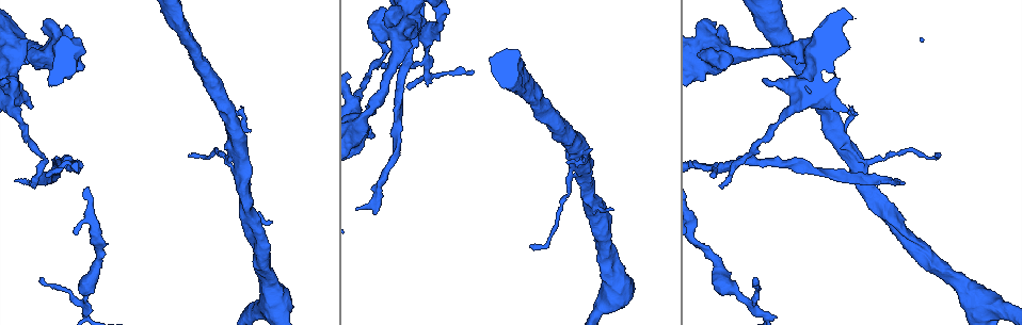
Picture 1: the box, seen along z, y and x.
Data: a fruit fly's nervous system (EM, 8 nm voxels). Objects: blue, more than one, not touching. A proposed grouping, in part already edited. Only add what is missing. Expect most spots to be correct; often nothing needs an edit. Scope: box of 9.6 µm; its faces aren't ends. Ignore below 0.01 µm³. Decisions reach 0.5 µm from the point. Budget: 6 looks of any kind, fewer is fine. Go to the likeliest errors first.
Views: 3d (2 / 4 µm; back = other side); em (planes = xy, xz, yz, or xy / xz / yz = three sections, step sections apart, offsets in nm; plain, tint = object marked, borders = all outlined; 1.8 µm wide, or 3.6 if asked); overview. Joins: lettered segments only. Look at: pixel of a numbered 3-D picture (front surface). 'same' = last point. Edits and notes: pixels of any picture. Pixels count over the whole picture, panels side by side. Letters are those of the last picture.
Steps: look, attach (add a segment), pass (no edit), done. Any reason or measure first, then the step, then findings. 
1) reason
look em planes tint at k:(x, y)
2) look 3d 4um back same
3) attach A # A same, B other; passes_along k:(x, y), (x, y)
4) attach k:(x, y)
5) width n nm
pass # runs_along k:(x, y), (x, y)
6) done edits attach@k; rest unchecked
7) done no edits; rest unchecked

sudden change in width
look 3d 4um back at 1:(732, 52)

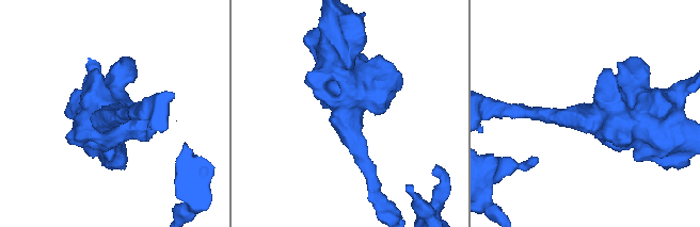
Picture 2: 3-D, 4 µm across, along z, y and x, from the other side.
shape alone is not enough
look em 3.6um xy step 4 borders at 2:(595, 114)

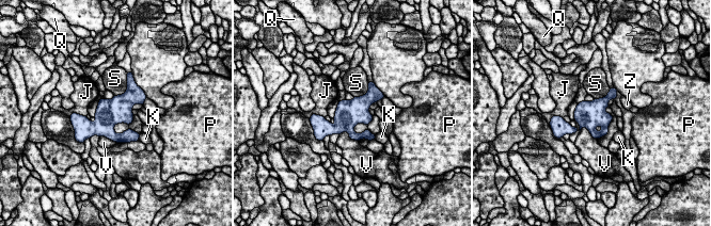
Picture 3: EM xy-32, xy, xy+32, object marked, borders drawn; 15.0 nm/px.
width 400 nm
pass # J other, K other, P other, Q other, S other, V other, Z other; border 3:(581, 127), (585, 127), (597, 140); no lettered segment goes on from it

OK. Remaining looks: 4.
thick end
look em xy step 4 plain at 1:(370, 138)

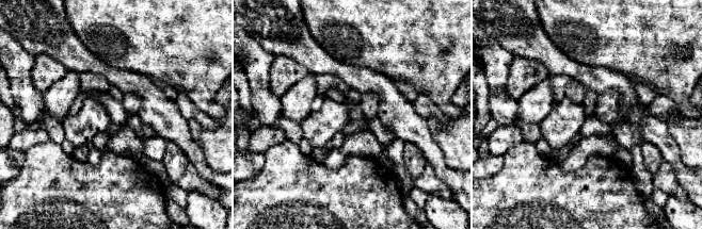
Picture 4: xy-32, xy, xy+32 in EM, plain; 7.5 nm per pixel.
what lies round it
look em xy step 4 borders same

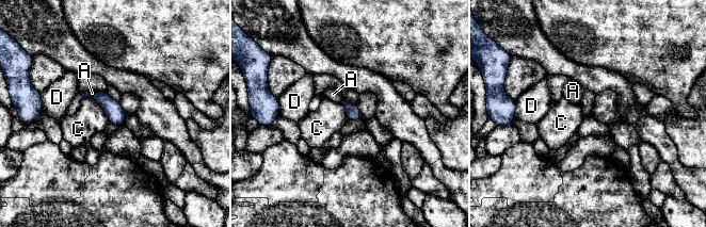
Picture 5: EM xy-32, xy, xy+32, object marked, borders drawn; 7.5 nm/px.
pass # A other, C other, D other; border 5:(92, 97), (102, 108), (110, 122); none of them fits

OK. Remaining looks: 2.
a fork
look 3d 4um at 1:(578, 148)

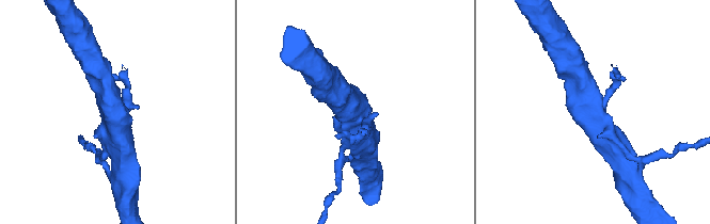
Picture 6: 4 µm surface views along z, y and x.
look em planes borders at 6:(121, 116)

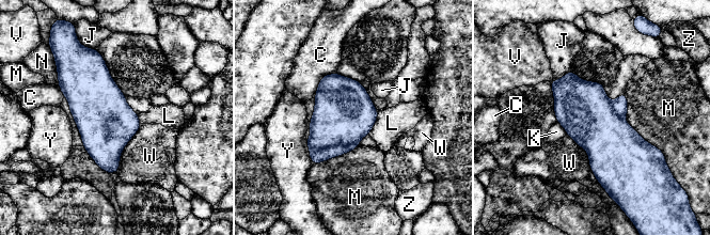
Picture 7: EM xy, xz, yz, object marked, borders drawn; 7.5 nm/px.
width 420 nm
pass # C other, J other, K other, L other, M other, N other, V other, W other, Y other, Z other; border 7:(378, 112), (377, 120), (368, 134); no lettered segment goes on from it

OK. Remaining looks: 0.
done no edits; rest unchecked

